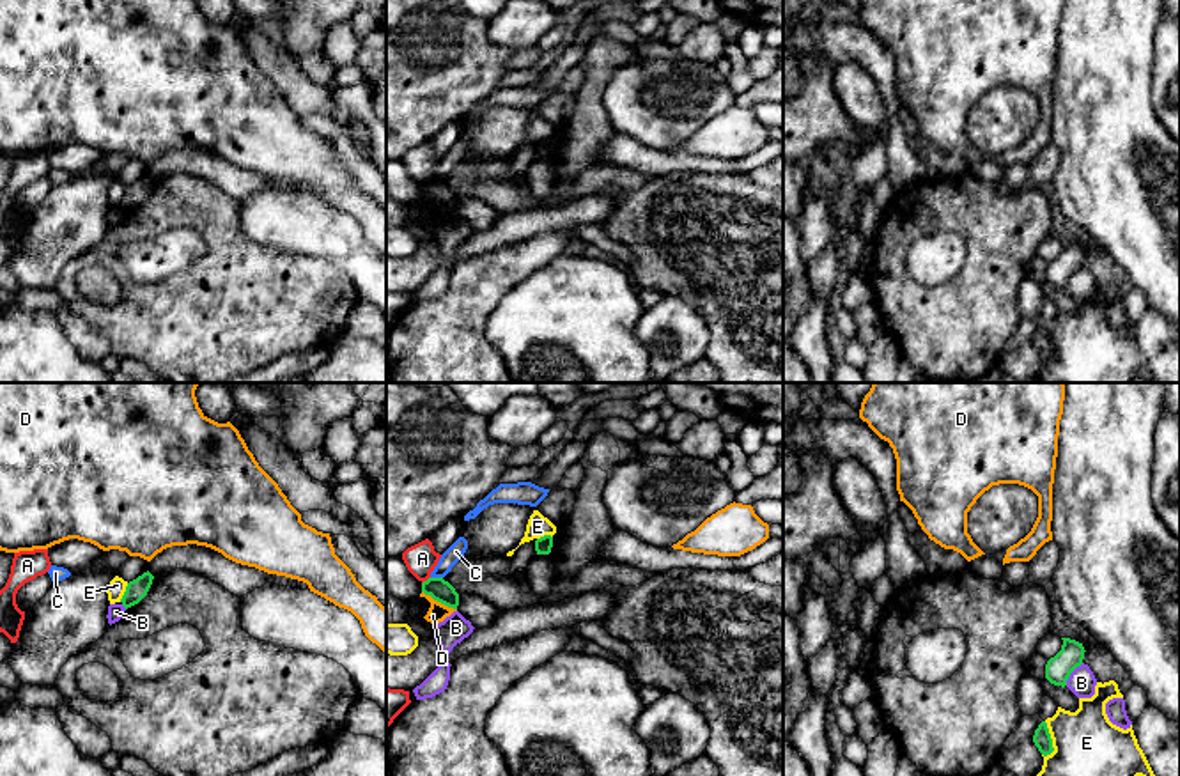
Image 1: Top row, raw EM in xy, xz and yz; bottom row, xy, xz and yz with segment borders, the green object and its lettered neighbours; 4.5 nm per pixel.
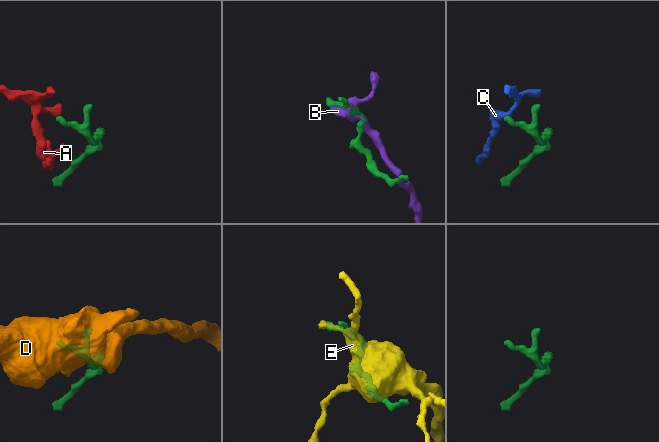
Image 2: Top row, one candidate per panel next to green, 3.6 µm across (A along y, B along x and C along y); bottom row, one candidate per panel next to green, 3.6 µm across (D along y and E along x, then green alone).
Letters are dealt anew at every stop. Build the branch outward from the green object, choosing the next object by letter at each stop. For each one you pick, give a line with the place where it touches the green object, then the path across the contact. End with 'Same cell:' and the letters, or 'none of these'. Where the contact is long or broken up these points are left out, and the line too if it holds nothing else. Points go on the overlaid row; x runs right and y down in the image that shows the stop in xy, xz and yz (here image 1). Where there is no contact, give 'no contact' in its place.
Same cell: none of these

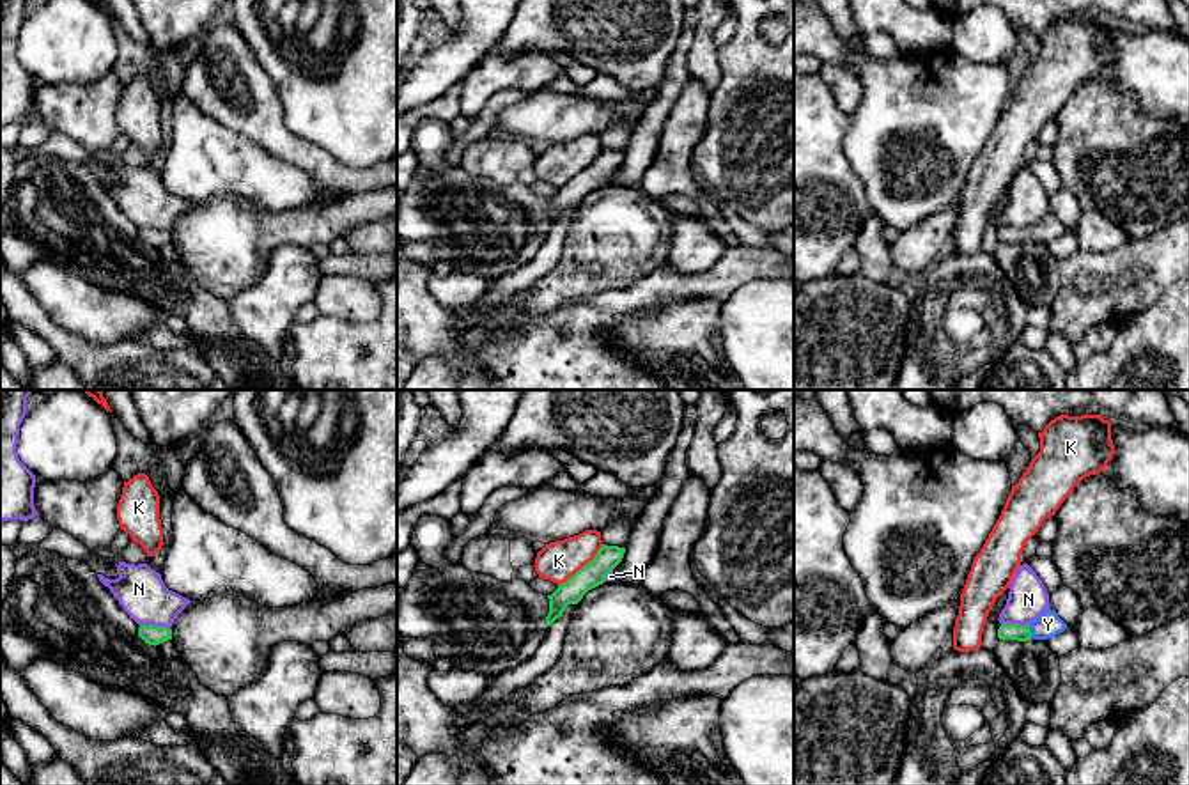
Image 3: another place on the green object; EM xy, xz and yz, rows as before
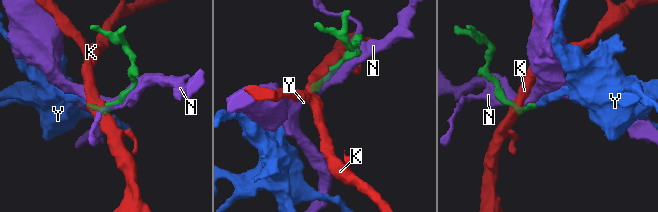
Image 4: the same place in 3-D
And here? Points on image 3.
Y: contact yz (1028, 631); way yz (1007, 631), (1028, 631), (1048, 624)
Same cell: Y

